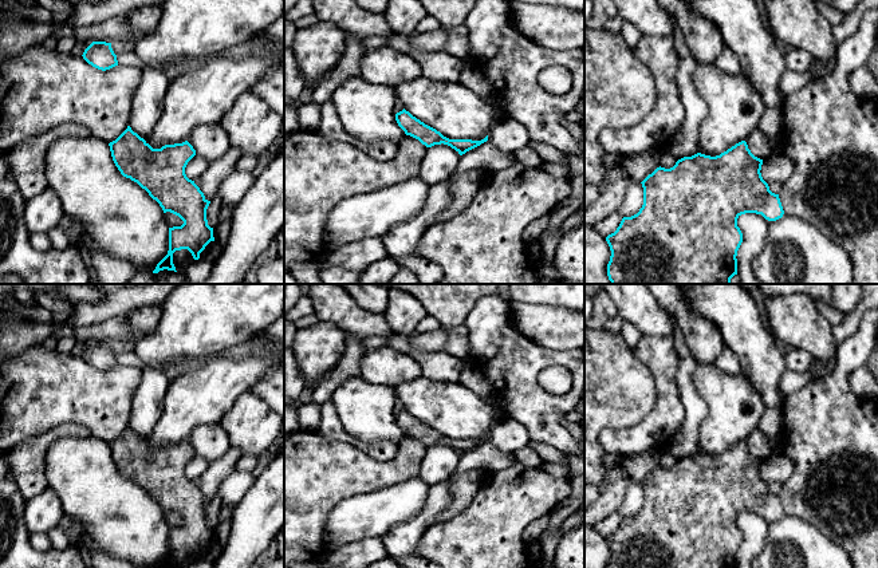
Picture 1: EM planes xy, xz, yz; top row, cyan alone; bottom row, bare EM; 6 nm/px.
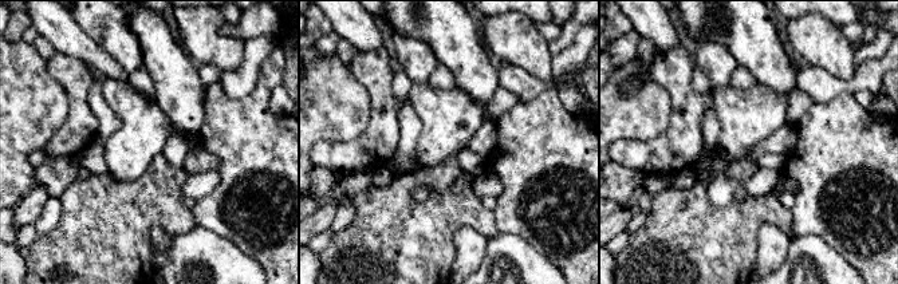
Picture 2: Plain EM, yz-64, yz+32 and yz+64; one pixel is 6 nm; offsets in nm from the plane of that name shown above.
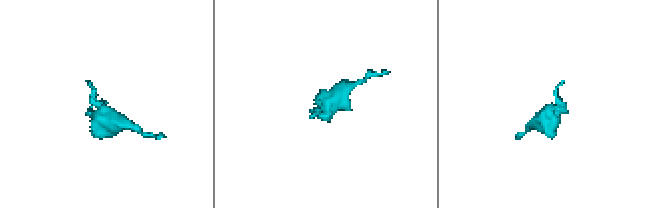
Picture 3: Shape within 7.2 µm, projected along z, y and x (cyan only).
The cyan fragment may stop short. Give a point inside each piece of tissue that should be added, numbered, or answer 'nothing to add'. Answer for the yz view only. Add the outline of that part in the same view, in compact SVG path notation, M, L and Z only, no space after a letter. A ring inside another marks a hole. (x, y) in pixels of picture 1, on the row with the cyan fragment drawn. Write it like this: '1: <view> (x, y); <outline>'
nothing to add

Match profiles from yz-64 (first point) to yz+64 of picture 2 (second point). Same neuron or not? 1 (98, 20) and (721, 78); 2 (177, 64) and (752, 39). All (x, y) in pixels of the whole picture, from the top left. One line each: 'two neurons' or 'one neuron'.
1: one neuron
2: one neuron

